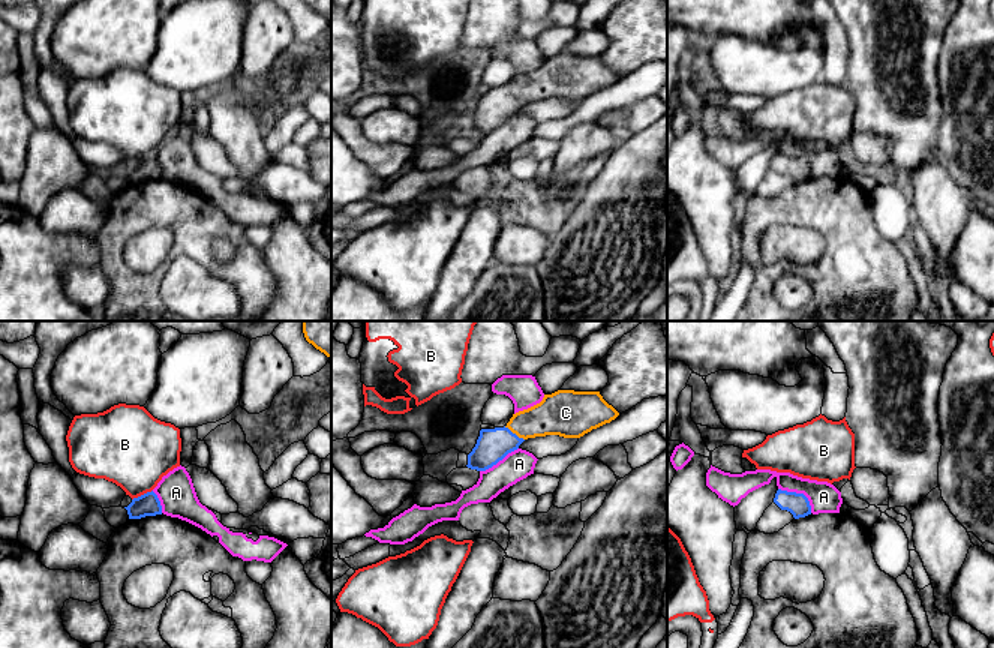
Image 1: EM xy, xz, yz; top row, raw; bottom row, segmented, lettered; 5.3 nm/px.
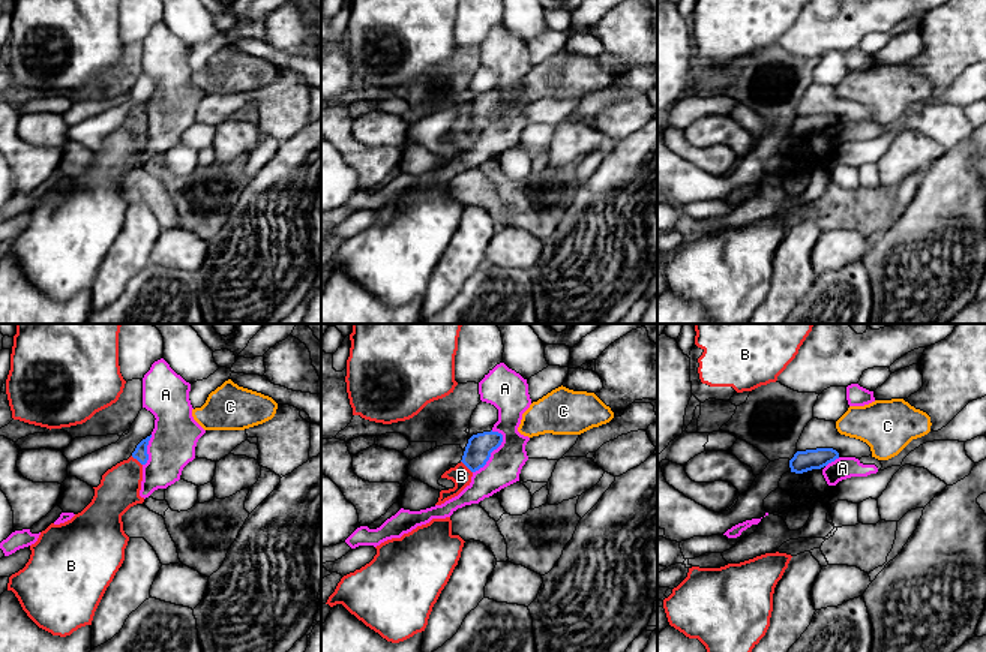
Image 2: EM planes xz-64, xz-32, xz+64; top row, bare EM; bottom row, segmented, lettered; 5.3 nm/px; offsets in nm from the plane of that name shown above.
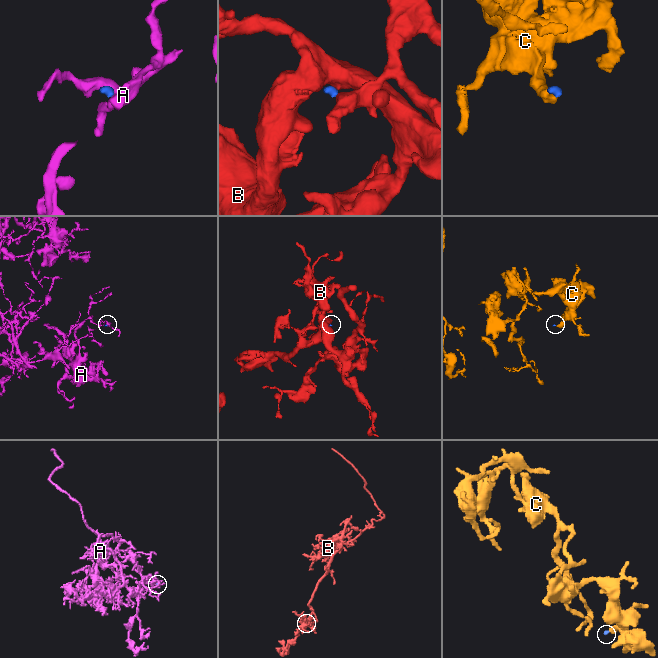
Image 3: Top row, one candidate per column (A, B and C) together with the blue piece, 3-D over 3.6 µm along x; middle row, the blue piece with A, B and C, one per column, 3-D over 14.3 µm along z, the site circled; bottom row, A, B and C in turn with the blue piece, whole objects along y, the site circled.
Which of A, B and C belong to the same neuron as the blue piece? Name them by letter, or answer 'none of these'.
C

